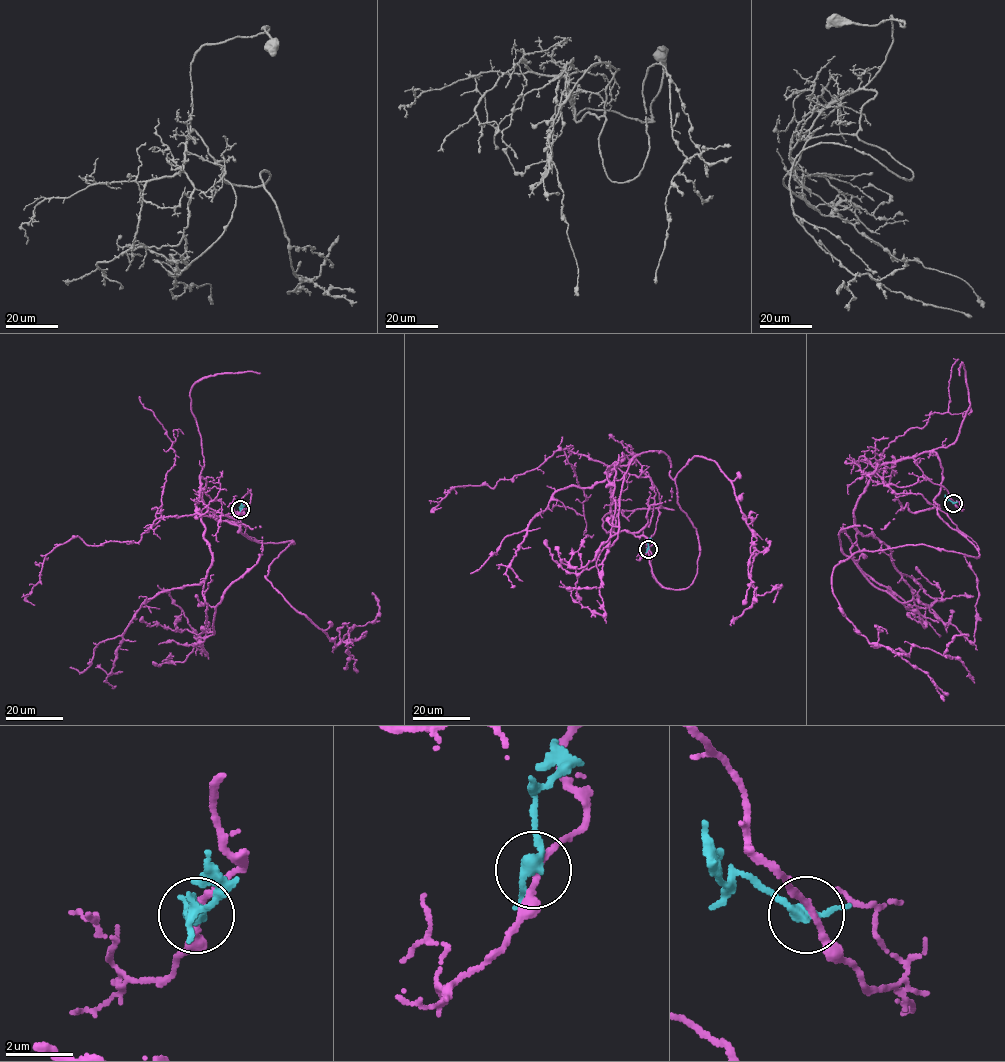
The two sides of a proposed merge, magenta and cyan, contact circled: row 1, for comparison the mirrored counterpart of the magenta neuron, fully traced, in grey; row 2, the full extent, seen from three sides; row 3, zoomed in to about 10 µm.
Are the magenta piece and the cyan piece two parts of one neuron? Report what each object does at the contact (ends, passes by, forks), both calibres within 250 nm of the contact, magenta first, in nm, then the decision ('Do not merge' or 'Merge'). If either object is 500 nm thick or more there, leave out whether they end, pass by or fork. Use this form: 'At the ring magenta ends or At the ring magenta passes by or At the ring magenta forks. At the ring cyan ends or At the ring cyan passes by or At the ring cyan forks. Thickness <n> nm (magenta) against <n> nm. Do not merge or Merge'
At the ring magenta passes by. At the ring cyan passes by. Thickness 170 nm (magenta) against 280 nm. Do not merge

